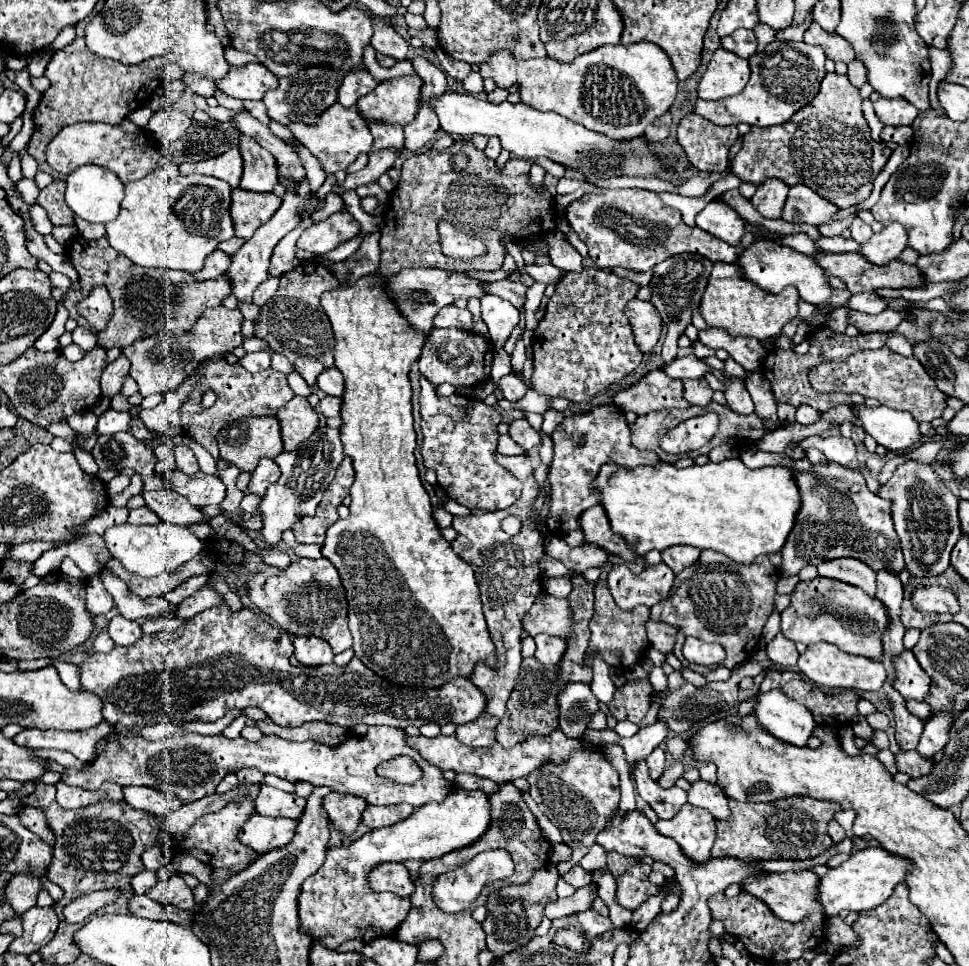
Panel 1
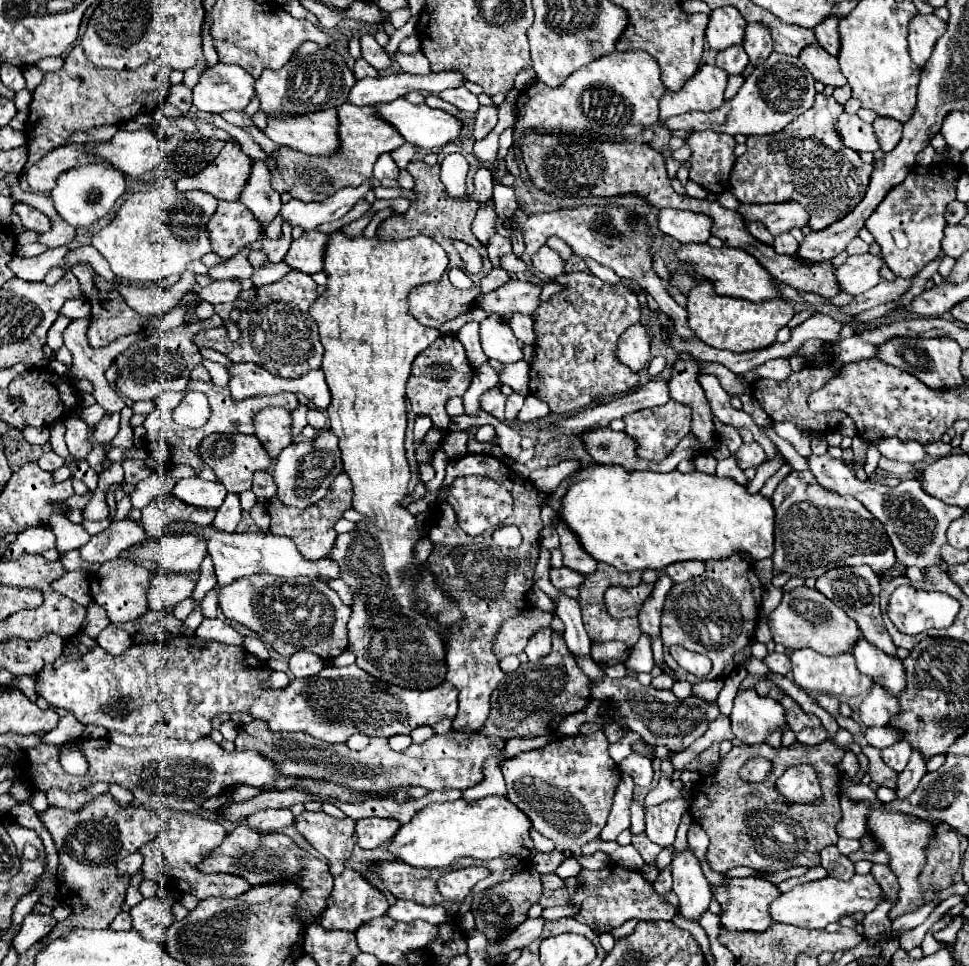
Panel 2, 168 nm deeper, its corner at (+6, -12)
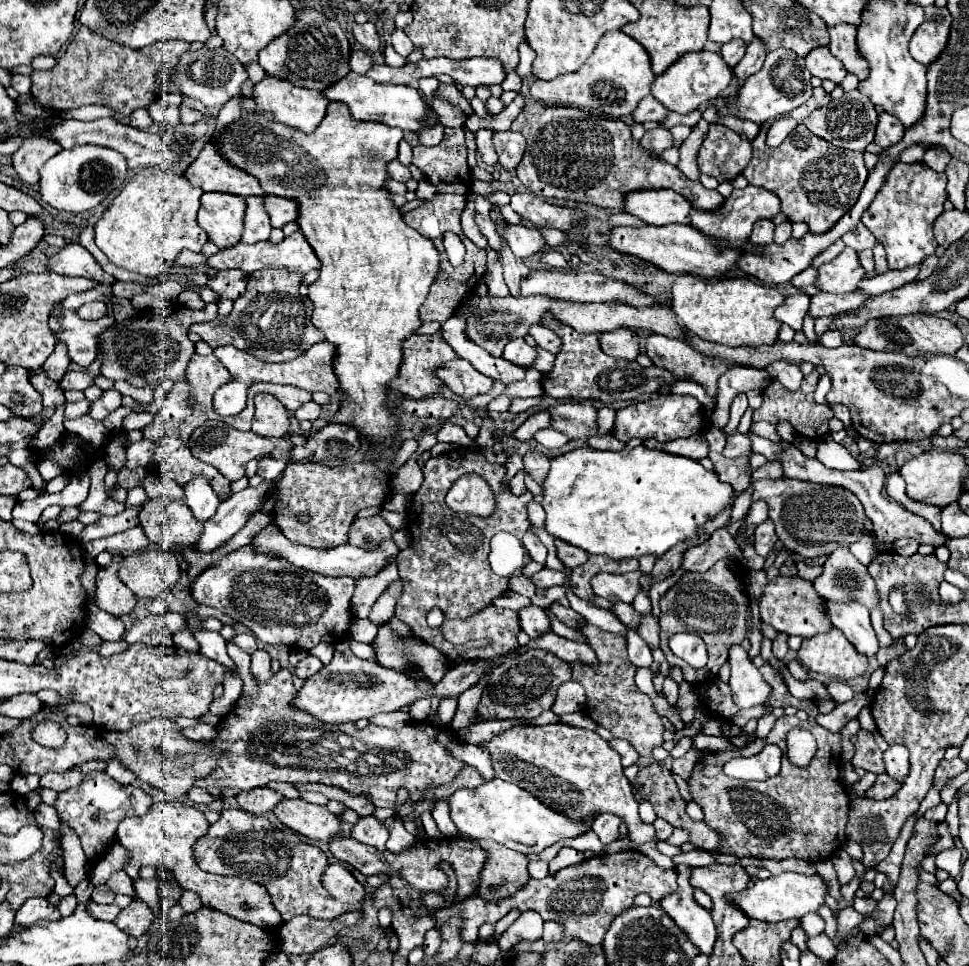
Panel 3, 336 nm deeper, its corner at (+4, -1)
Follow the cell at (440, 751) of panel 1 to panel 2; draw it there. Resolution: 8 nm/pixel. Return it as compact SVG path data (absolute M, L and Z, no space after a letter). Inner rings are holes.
M254 719L239 728L235 750L256 750L276 764L284 776L333 782L343 788L367 794L383 794L403 786L421 786L425 790L471 788L483 780L483 762L489 756L499 756L505 740L481 736L477 732L447 732L435 734L423 744L411 744L403 752L389 748L387 738L371 738L365 750L349 750L347 744L329 744L305 732L271 732L266 722Z

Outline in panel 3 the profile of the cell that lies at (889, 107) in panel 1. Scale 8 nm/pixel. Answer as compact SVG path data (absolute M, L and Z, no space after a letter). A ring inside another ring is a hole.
M879 113L879 123L877 123L877 133L875 133L875 143L879 147L891 147L903 137L903 125L899 125L899 119L889 115L889 113Z

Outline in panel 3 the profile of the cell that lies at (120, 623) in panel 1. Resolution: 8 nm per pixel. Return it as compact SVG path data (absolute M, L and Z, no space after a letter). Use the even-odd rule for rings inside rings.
M87 603L87 627L105 641L123 641L125 625L121 619L101 611L95 603Z

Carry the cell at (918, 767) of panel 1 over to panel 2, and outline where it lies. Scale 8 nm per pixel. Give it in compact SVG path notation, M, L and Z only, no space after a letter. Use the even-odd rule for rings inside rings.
M865 744L863 748L863 754L867 756L869 760L869 766L867 766L867 774L871 776L873 782L877 782L879 786L887 786L887 788L895 788L895 780L897 780L897 772L893 772L883 760L881 760L881 750Z

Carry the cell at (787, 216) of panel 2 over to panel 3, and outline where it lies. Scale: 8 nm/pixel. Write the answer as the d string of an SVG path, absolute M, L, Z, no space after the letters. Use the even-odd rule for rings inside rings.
M747 185L745 189L733 189L731 197L723 203L723 207L719 211L703 213L703 211L693 209L691 211L691 225L695 229L703 231L705 235L719 239L721 243L731 243L731 247L739 249L739 247L743 247L743 241L747 241L755 221L773 219L777 213L781 213L781 209L779 209L779 197L775 197L775 193L761 189L761 187Z

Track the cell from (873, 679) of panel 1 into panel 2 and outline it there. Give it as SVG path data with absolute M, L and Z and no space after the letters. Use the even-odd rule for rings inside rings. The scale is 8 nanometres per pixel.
M801 648L791 654L791 666L793 666L793 678L795 684L803 690L813 690L813 692L827 692L833 696L859 696L863 692L869 692L871 688L871 678L857 672L855 660L851 652L839 654L839 656L823 656L813 652L811 648Z

